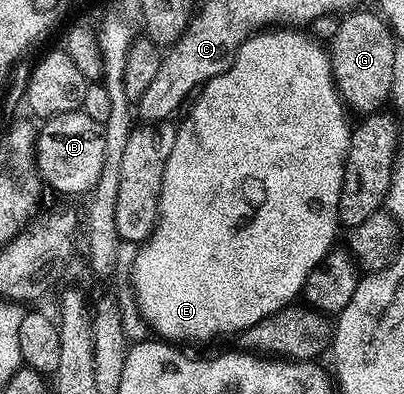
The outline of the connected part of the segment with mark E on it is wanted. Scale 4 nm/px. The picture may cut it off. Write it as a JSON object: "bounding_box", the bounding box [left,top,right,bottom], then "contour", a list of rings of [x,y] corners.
{"bounding_box":[130,29,352,343],"contour":[[[264,29],[251,39],[246,39],[239,46],[231,64],[220,75],[203,84],[197,101],[190,104],[189,110],[191,112],[184,117],[183,124],[178,124],[173,153],[169,153],[169,161],[165,161],[159,194],[159,219],[146,243],[135,252],[130,286],[135,294],[139,314],[156,336],[167,341],[184,339],[187,343],[195,343],[198,339],[215,339],[218,335],[238,336],[257,325],[257,321],[277,313],[294,300],[291,299],[294,295],[298,296],[302,292],[309,273],[313,273],[313,269],[326,260],[327,253],[334,244],[331,242],[335,239],[335,230],[340,230],[341,227],[339,198],[352,128],[349,123],[347,127],[347,119],[343,116],[345,104],[335,90],[330,54],[322,42],[299,29]]]}

